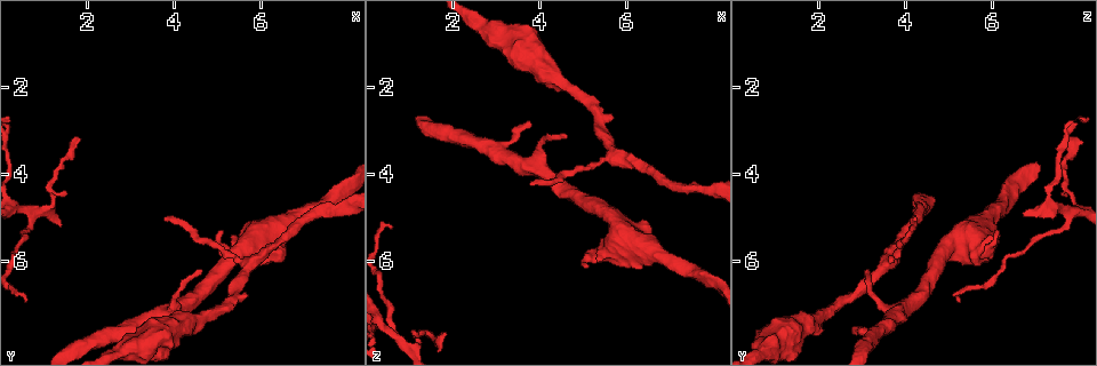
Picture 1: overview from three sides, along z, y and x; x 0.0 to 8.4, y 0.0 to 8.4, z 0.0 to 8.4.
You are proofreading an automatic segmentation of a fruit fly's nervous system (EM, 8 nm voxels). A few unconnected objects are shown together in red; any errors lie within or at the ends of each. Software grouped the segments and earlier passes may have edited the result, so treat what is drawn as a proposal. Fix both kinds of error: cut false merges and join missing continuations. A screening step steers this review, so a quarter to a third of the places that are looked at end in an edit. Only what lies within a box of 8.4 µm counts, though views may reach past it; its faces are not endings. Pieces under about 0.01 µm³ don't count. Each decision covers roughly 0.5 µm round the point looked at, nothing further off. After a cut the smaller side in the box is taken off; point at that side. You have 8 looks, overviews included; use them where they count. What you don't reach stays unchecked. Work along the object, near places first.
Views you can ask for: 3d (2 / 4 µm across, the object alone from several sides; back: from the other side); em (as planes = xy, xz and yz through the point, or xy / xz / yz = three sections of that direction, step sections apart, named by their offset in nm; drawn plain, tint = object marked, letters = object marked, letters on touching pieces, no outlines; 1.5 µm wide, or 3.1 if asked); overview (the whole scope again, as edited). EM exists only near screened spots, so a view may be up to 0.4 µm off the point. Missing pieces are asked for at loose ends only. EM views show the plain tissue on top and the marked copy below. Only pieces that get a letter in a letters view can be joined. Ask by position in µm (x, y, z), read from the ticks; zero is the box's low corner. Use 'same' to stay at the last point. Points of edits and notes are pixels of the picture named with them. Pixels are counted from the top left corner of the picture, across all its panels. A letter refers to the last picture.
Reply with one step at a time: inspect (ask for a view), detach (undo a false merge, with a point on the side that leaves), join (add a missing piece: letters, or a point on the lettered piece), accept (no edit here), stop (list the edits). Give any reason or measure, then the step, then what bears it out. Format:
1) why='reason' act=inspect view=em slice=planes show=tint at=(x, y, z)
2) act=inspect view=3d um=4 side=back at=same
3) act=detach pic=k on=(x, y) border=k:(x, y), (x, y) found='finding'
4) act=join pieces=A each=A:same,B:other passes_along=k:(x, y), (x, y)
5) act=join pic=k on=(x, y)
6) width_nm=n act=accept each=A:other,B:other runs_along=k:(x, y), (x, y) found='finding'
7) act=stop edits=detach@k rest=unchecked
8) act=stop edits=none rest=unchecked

why='three arms meet' act=inspect view=3d um=4 at=(5.75, 6.05, 3.60)

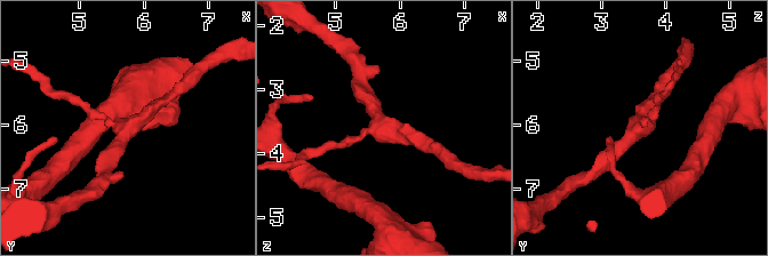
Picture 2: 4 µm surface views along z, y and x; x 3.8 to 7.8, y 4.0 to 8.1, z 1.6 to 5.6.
act=inspect view=em slice=planes show=letters at=(5.80, 6.00, 3.60)

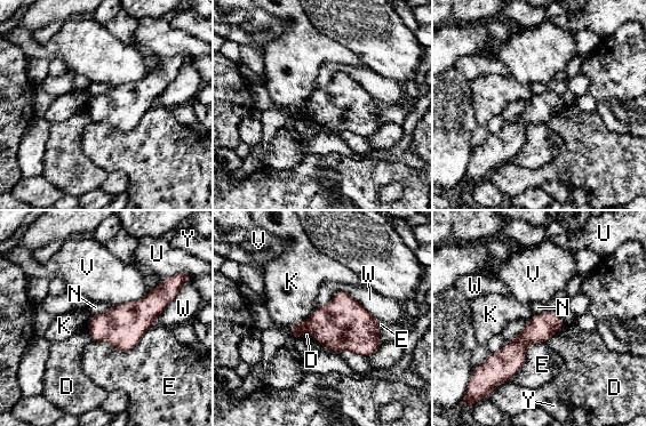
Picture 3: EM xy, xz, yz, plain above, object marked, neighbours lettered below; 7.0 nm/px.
act=detach pic=3 on=(298, 329) each=D:other,E:other,K:other,N:other,U:other,V:other,W:other,Y:other border=3:(308, 320), (309, 331) found='two neurons meet here'

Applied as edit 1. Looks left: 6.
act=inspect view=3d um=2 at=(0.50, 6.95, 5.25)

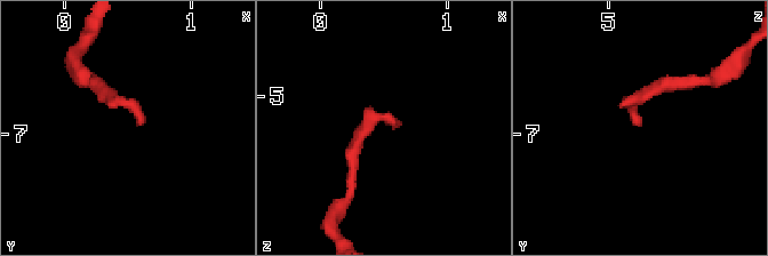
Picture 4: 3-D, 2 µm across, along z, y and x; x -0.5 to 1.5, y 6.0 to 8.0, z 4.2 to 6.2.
act=inspect view=em slice=xz step=8 show=letters at=(0.54, 6.94, 5.24)

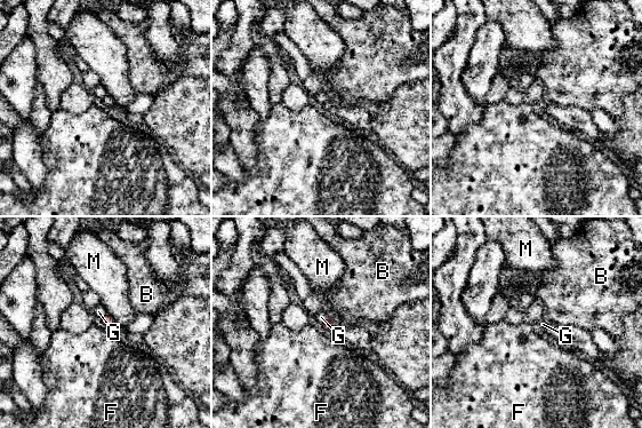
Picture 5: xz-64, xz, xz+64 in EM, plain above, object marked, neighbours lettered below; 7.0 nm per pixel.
why='cut it another way' act=inspect view=em slice=xy step=4 show=letters at=same

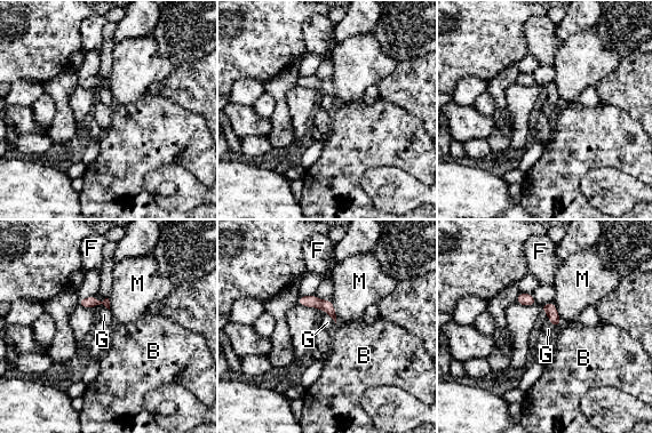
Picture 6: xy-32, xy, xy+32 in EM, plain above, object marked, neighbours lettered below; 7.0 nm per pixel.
longest_contact=M:180nm act=accept each=B:other,F:other,G:other,M:other border=6:(95, 295), (109, 310) found='none of them fits'

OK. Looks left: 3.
act=stop edits=detach@3 rest=unchecked

